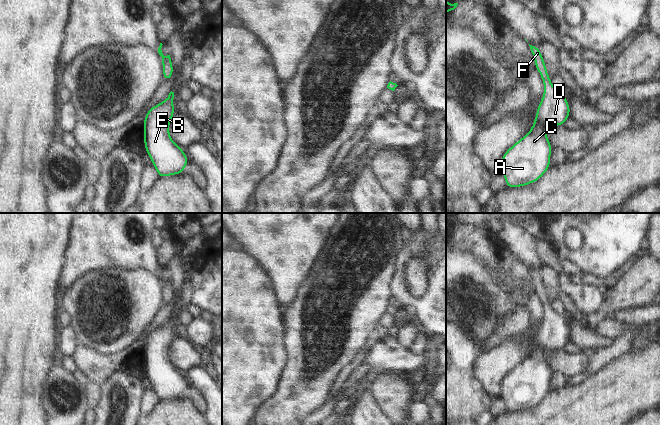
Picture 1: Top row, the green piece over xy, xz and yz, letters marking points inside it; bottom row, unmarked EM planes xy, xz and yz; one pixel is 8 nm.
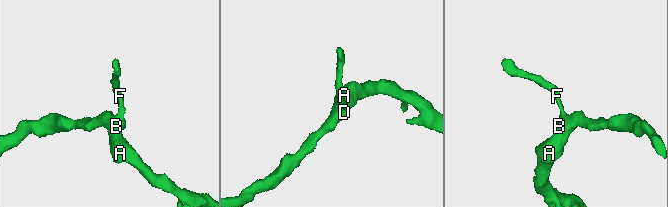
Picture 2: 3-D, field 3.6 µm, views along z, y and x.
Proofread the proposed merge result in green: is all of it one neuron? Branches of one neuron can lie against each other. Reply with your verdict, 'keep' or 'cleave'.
keep

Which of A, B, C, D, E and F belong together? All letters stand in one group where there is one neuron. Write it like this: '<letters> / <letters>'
A B C D E F

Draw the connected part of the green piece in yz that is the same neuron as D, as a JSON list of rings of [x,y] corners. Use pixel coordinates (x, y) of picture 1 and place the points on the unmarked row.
[[[530,269],[531,276],[534,281],[535,292],[541,299],[544,309],[544,317],[542,324],[537,331],[535,345],[530,355],[513,370],[511,370],[501,383],[502,399],[508,412],[523,411],[539,404],[547,395],[550,389],[551,370],[546,357],[547,355],[559,349],[564,349],[565,345],[570,341],[570,330],[562,315],[559,315],[551,308],[551,302],[547,297],[547,291],[543,284],[541,274]]]

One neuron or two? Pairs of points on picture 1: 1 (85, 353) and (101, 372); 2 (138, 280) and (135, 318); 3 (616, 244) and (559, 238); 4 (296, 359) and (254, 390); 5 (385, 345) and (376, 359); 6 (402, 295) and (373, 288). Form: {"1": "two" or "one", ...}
{"1": "one", "2": "one", "3": "one", "4": "two", "5": "one", "6": "two"}

